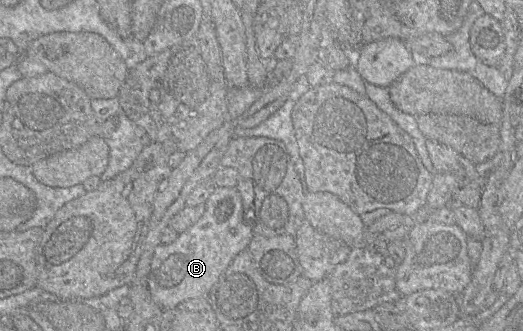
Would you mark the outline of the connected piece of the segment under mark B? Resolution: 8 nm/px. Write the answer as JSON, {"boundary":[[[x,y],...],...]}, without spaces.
{"boundary":[[[216,186],[206,201],[206,210],[192,227],[170,244],[160,243],[154,251],[148,275],[153,301],[163,310],[189,299],[207,297],[233,258],[248,249],[253,230],[244,218],[241,195],[236,187]]]}

